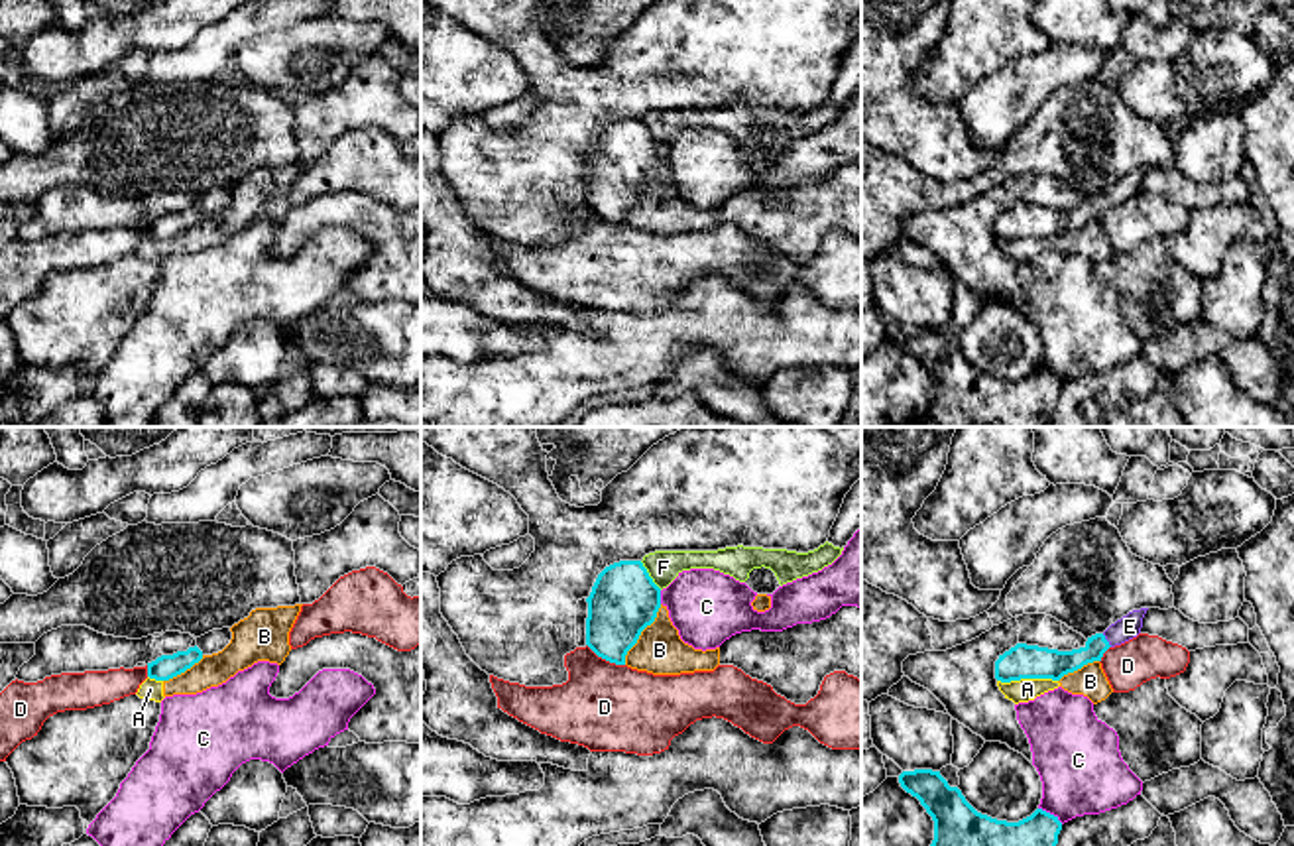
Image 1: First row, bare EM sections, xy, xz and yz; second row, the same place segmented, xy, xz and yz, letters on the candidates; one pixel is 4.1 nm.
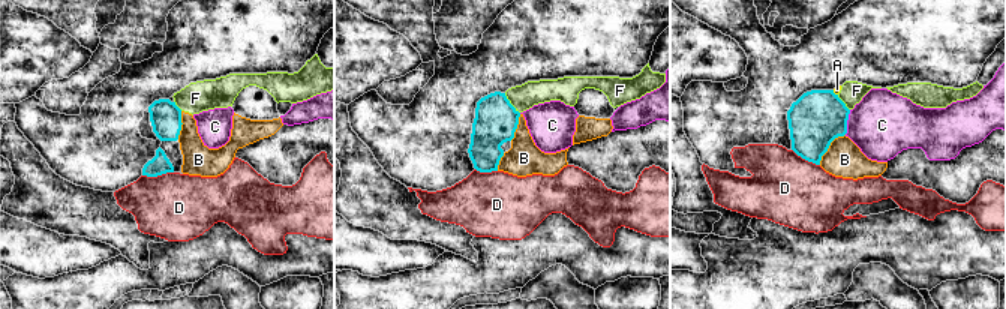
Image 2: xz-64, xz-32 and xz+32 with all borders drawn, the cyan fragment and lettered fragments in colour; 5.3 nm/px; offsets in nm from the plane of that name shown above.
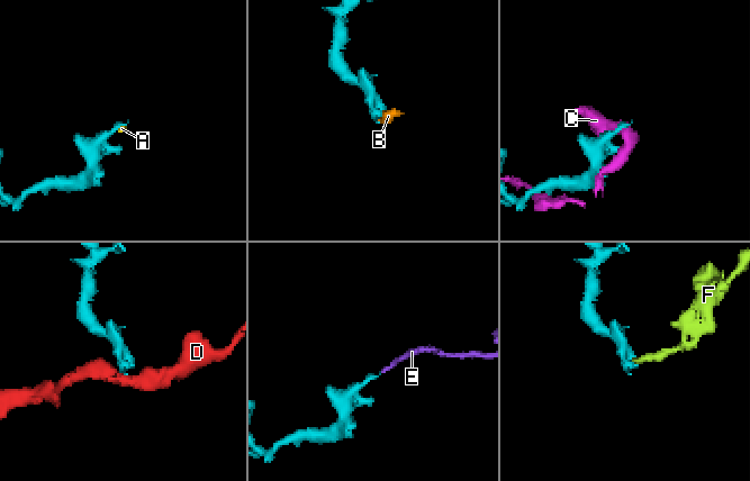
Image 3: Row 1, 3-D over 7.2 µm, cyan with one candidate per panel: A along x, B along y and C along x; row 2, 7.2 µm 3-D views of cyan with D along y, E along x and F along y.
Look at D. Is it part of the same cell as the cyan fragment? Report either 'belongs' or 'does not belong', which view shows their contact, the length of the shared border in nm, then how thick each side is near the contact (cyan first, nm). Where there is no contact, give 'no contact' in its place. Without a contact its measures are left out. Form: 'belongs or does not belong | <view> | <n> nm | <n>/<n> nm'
does not belong | xz | 180 nm | 280/360 nm

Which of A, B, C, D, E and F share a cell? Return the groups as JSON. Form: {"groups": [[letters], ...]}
{"groups": [["A", "B", "F"], ["C"], ["D"], ["E"]]}

